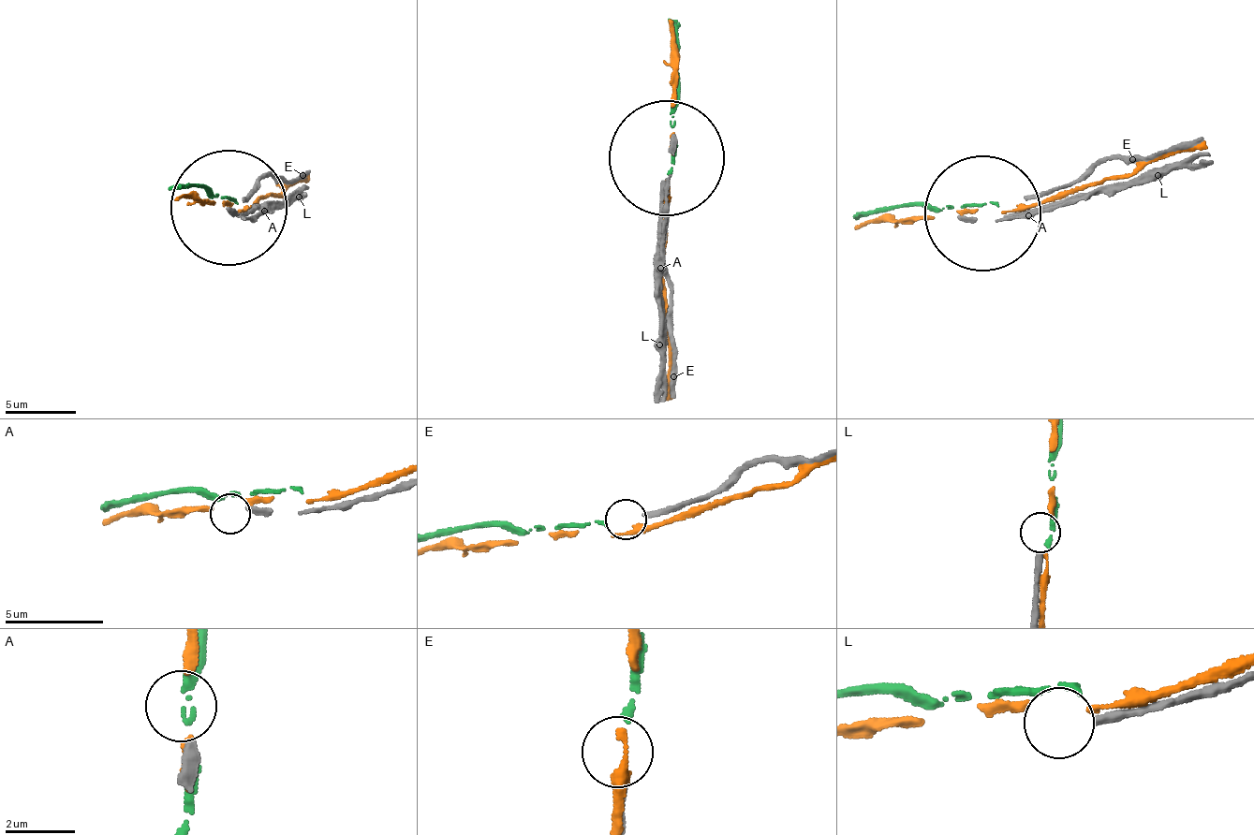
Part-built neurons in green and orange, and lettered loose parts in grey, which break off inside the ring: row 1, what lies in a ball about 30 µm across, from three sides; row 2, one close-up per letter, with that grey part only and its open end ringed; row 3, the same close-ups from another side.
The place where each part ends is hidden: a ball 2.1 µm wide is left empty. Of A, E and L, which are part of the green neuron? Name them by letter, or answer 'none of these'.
E

